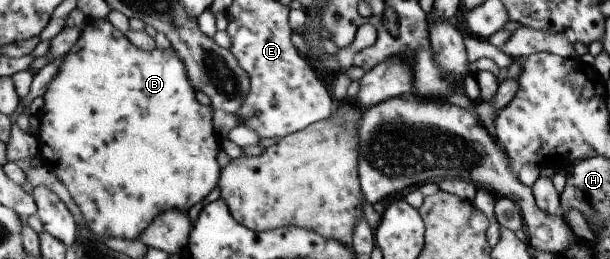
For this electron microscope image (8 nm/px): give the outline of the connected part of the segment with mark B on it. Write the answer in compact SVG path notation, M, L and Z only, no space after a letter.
M109 19L90 20L86 25L84 33L74 49L66 55L65 61L59 67L57 75L49 83L47 91L43 96L44 105L39 115L39 131L37 134L40 142L40 156L42 165L46 166L69 191L75 204L81 209L86 220L86 228L99 239L128 238L138 240L143 231L150 227L155 219L163 213L180 210L190 212L190 210L202 203L203 199L218 187L222 179L222 169L217 161L220 150L220 137L215 128L214 111L211 106L203 106L198 101L198 91L191 84L190 76L187 74L186 64L175 48L169 51L165 49L155 49L146 51L136 47L117 27L110 23Z

